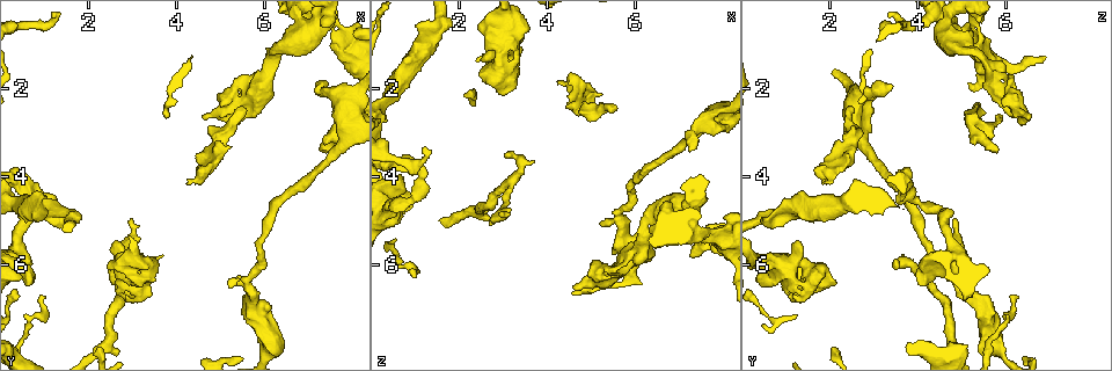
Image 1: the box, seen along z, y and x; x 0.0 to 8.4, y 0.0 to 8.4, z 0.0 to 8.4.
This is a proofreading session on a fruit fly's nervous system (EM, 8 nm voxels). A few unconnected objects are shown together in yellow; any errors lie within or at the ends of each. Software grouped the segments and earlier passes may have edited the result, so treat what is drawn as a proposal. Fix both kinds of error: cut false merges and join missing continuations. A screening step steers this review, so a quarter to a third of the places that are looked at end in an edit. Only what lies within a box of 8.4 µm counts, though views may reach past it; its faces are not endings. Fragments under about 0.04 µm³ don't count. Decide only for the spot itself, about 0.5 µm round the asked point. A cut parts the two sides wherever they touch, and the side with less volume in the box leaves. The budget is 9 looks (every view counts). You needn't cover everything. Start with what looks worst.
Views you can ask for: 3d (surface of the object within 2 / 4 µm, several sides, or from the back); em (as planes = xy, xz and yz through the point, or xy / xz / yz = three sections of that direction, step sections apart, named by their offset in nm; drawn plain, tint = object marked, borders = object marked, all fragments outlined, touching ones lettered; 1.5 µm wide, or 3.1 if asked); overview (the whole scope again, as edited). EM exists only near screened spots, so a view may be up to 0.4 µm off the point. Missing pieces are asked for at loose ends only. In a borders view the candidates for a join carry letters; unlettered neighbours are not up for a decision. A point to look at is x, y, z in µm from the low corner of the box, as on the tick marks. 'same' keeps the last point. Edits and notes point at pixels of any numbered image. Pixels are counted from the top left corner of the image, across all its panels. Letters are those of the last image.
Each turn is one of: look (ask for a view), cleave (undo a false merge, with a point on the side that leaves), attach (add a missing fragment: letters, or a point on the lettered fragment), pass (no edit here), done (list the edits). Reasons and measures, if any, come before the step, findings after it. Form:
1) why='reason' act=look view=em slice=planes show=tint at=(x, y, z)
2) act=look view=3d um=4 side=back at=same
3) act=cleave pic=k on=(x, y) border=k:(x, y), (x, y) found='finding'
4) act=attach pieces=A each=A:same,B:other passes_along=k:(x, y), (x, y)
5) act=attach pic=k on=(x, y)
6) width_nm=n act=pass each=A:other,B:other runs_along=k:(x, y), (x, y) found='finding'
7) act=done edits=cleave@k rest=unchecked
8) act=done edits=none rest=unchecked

why='branch stops here' act=look view=3d um=4 side=back at=(4.20, 4.10, 1.85)

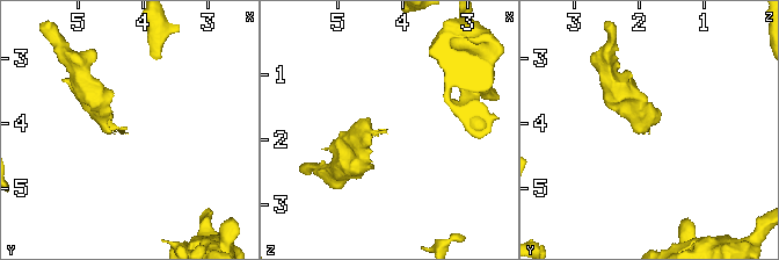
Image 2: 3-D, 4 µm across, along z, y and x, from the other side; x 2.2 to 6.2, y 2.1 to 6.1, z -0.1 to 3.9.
act=look view=em slice=yz step=4 show=borders at=(4.25, 4.15, 1.85)

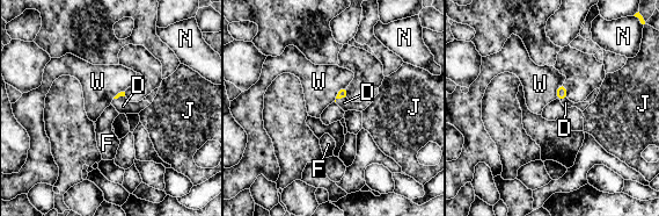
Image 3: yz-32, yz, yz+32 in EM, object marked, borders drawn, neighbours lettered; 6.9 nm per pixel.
act=look view=em slice=planes show=borders at=same

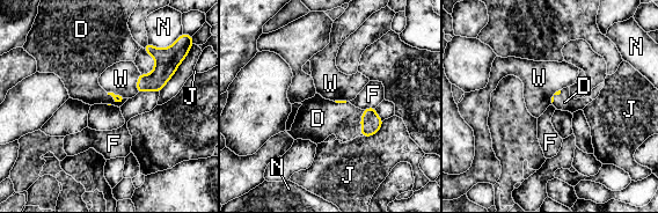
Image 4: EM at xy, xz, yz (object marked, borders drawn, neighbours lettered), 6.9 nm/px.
act=attach pieces=D each=D:same,F:other,J:other,N:other,W:other found='the neuron continues'

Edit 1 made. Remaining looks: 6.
act=look view=overview

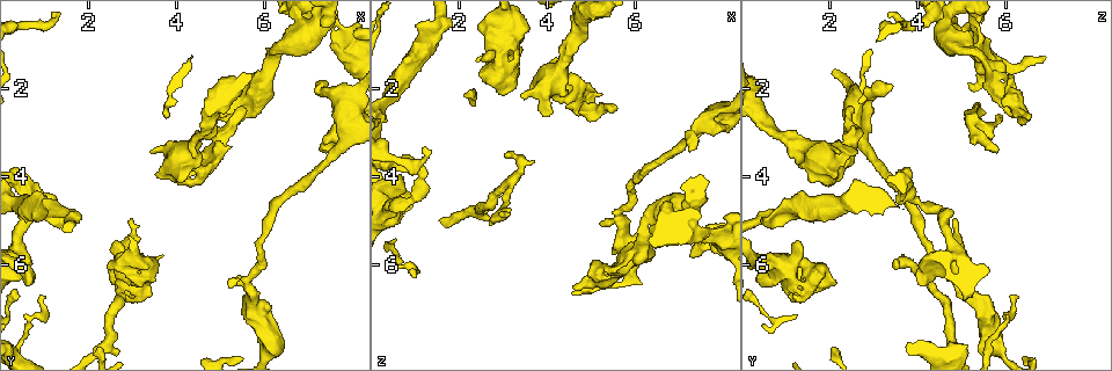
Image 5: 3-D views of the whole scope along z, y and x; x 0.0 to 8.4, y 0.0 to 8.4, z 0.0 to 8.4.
why='branch stops here' act=look view=em slice=planes show=borders at=(5.45, 2.45, 2.55)

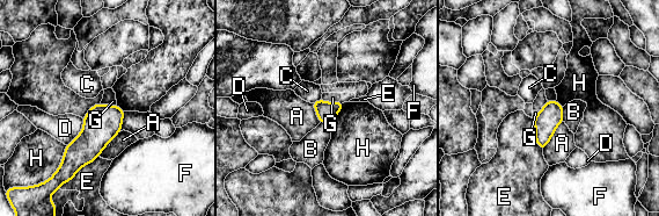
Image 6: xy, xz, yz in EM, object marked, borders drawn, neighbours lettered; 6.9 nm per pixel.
act=pass each=A:other,B:other,C:other,D:other,E:other,F:other,G:other,H:other border=6:(562, 107), (563, 121) found='none of them fits'

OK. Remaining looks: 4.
why='free end' act=look view=em slice=planes show=tint at=(3.10, 5.85, 3.55)

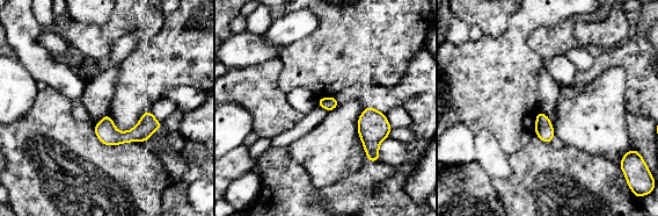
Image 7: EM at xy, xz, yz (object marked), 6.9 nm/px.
act=look view=em slice=planes show=borders at=same

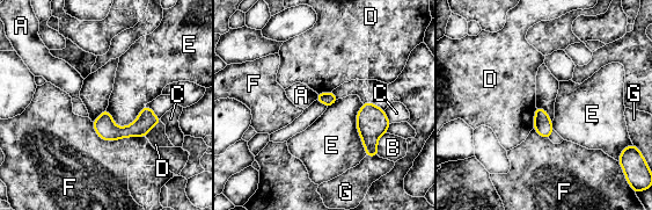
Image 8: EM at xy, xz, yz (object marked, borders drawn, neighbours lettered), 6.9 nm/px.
longest_contact=E:360nm act=pass each=A:other,B:other,C:other,D:other,E:other,F:other,G:other found='no lettered fragment goes on from it'

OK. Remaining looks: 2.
act=done edits=attach@4 rest=unchecked

